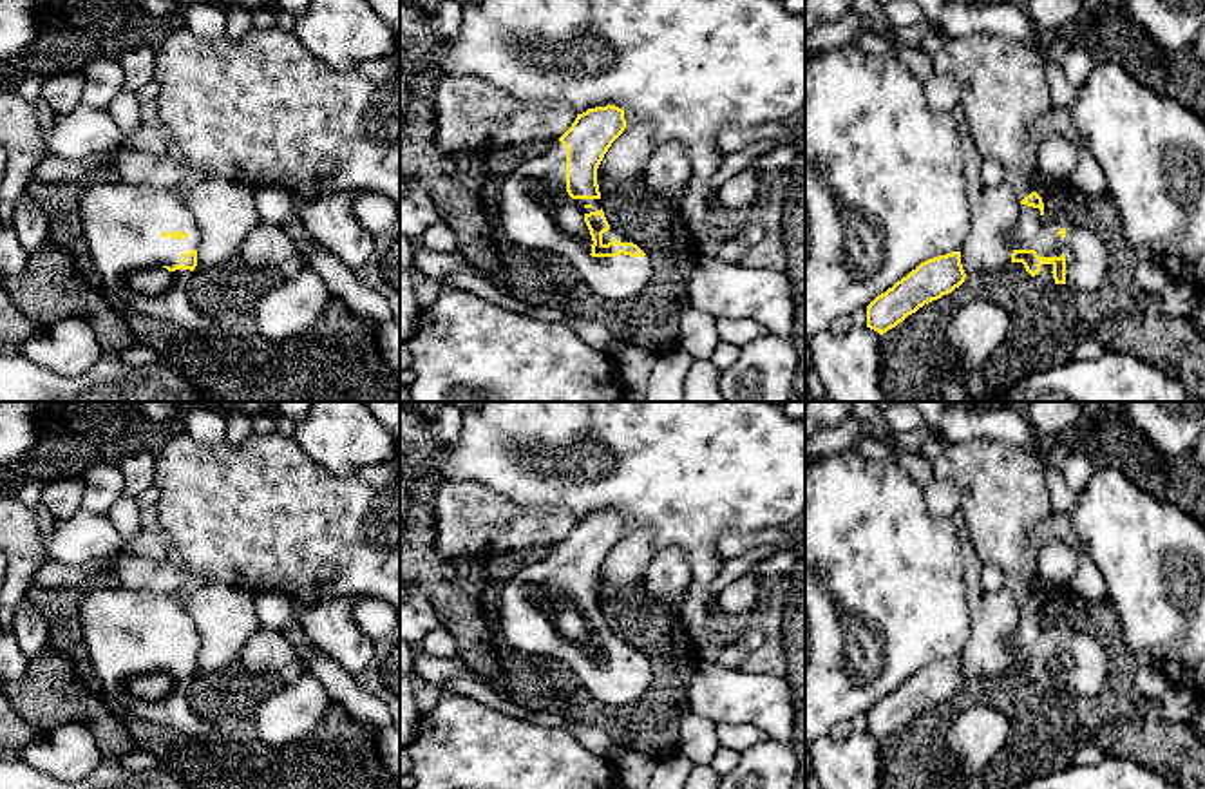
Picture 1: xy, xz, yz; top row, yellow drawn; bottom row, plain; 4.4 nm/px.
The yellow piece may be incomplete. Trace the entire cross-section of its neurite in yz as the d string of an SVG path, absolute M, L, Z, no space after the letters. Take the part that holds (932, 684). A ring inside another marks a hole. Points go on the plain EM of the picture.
M961 657L925 666L867 711L867 733L883 740L925 709L952 699L964 684Z

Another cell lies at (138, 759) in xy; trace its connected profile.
M136 747L123 758L116 760L116 764L128 771L147 771L157 767L157 758L148 751Z

